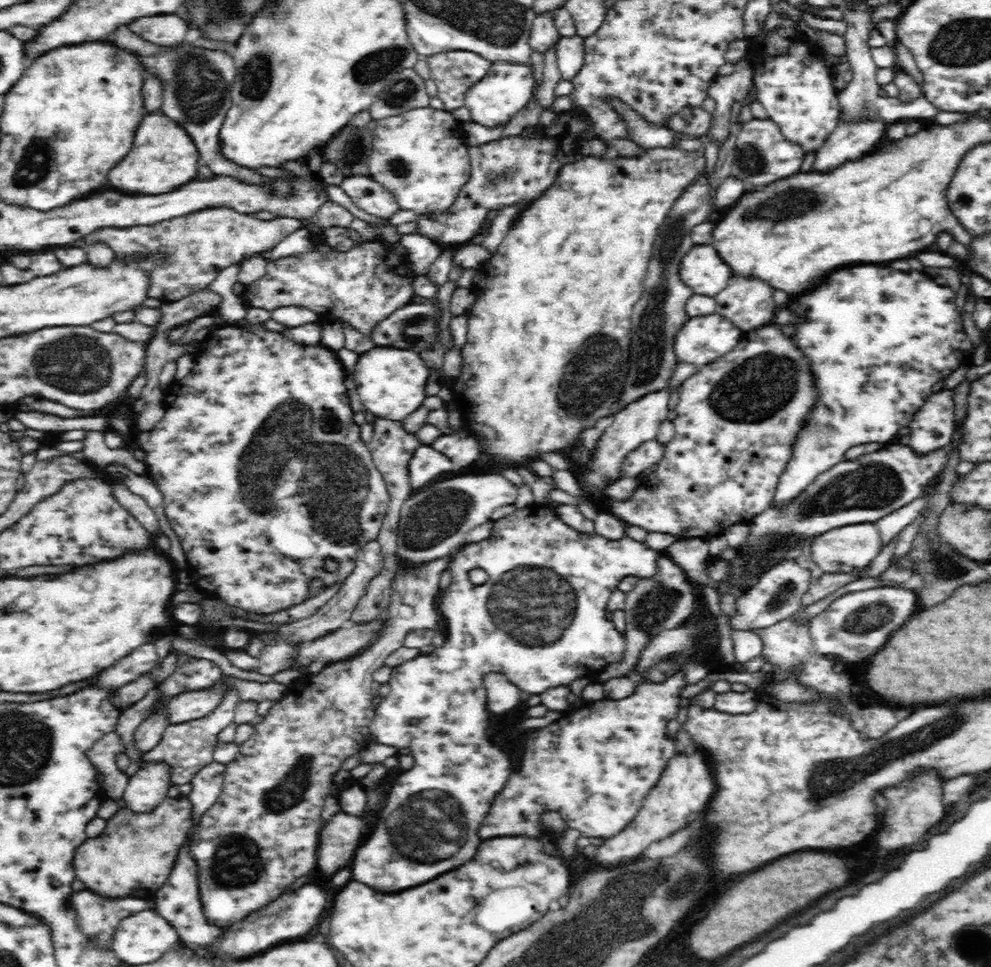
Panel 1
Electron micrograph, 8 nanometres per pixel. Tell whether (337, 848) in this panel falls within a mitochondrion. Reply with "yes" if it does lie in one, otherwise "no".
no

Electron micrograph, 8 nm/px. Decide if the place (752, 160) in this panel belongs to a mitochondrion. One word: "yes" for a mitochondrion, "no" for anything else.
yes

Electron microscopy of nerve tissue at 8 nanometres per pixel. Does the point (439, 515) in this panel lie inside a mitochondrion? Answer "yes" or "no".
yes

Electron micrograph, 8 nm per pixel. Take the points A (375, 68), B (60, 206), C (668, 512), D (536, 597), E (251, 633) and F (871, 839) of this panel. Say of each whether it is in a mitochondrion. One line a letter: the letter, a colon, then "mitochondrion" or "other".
A: mitochondrion
B: other
C: other
D: mitochondrion
E: other
F: other

